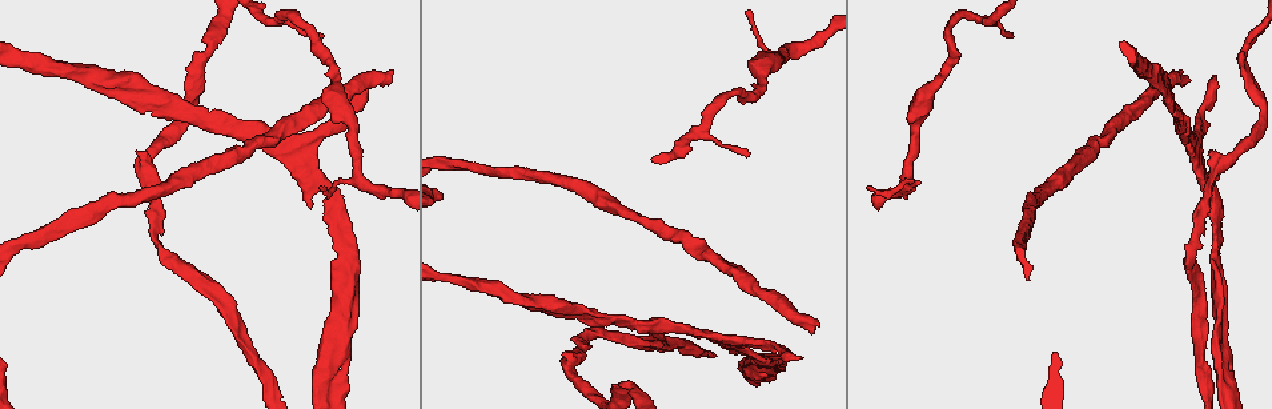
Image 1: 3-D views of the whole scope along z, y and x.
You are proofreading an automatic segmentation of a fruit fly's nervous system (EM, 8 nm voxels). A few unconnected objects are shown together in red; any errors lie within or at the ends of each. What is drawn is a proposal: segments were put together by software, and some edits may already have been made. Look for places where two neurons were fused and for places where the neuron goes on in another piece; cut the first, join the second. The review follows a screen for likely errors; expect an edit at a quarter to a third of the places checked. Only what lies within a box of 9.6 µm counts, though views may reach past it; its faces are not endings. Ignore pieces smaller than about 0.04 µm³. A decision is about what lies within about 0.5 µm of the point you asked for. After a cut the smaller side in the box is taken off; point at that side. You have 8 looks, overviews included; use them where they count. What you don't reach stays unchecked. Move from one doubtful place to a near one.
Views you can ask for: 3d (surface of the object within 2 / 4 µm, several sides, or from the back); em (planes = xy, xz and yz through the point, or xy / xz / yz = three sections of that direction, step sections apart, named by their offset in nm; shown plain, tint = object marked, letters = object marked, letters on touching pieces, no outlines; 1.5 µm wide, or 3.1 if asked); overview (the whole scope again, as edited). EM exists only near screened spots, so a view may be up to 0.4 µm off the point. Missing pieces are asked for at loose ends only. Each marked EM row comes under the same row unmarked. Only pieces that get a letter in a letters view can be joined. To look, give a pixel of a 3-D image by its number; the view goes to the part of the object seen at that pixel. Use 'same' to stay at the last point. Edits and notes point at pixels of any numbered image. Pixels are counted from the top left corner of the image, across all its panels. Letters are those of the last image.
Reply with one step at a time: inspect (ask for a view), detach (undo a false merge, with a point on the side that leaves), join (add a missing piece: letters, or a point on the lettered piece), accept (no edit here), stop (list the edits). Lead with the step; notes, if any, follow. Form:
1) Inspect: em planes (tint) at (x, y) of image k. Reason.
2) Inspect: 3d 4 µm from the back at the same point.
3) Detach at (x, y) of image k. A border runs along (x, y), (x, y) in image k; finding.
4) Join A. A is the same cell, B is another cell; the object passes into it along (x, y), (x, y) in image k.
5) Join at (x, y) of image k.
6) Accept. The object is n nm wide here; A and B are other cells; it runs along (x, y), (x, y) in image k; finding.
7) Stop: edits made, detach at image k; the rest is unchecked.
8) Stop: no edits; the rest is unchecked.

Inspect: 3d 4 µm at (818, 325) of image 1. An open end.

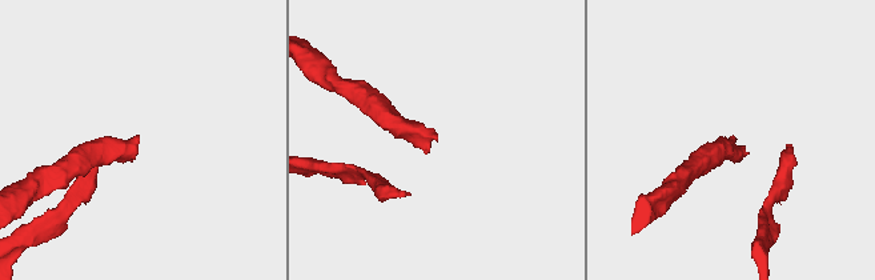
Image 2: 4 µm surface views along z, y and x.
Inspect: em planes (letters) at (137, 137) of image 2. Shape alone is not enough.

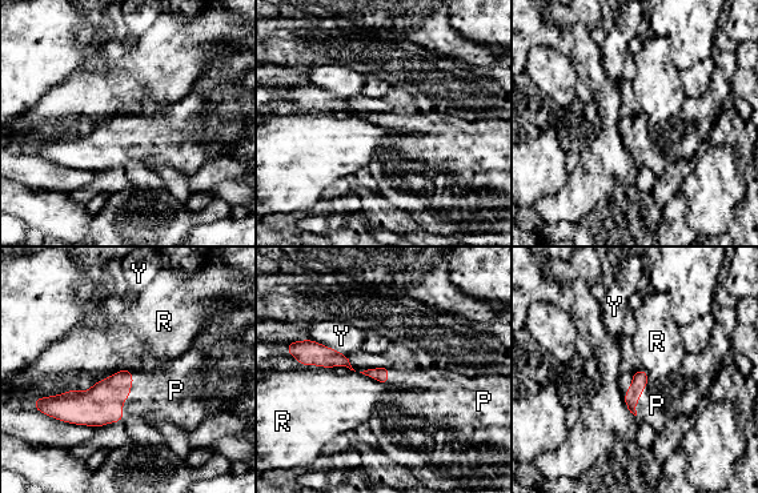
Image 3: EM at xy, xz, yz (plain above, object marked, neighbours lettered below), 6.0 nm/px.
Join P. P is the same cell, R and Y are other cells; the object passes into it along (103, 404), (129, 395), (171, 391) in image 3; it goes on there.

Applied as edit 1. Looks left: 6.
Inspect: em planes (letters) at (332, 282) of image 1. An open end.

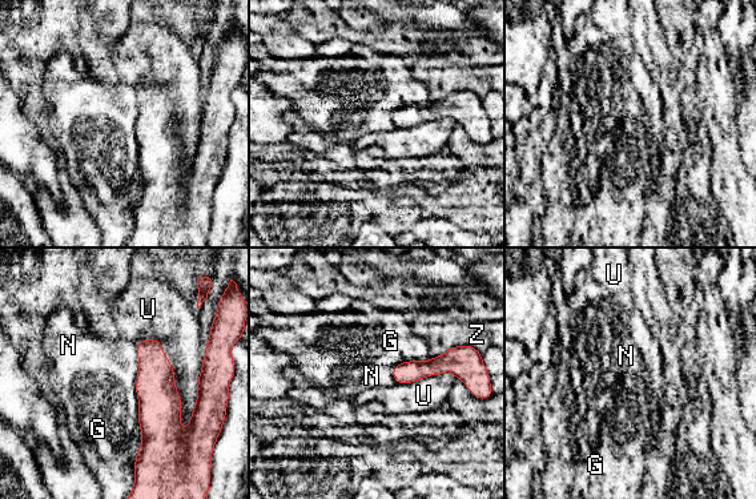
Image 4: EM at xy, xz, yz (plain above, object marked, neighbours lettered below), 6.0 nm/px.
Accept. G, N, U and Z are other cells; it runs along (220, 369), (197, 425), (140, 455) in image 4; no lettered piece goes on from it.

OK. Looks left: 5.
Inspect: 3d 4 µm from the back at (707, 335) of image 1. Three arms meet.

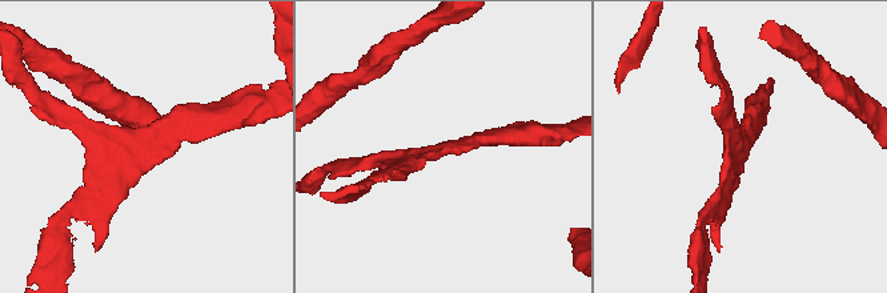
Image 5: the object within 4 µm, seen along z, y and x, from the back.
Inspect: em xy step 8 (tint) at (143, 150) of image 5.

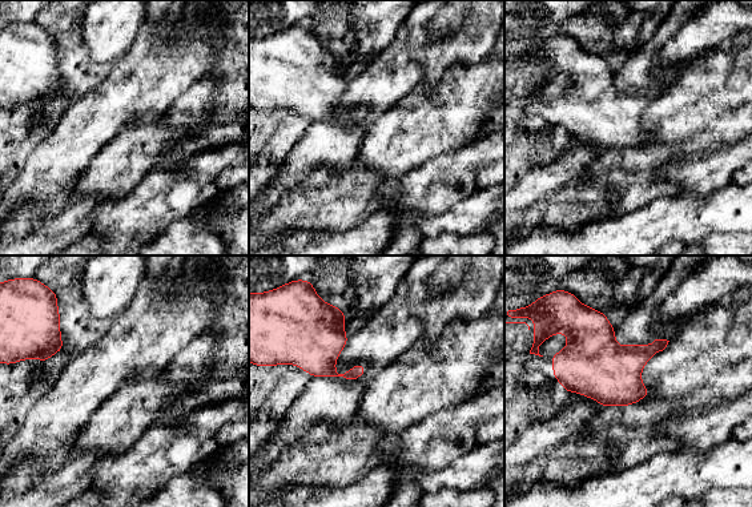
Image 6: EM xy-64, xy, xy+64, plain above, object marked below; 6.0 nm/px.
Inspect: em planes (letters) at the same point.

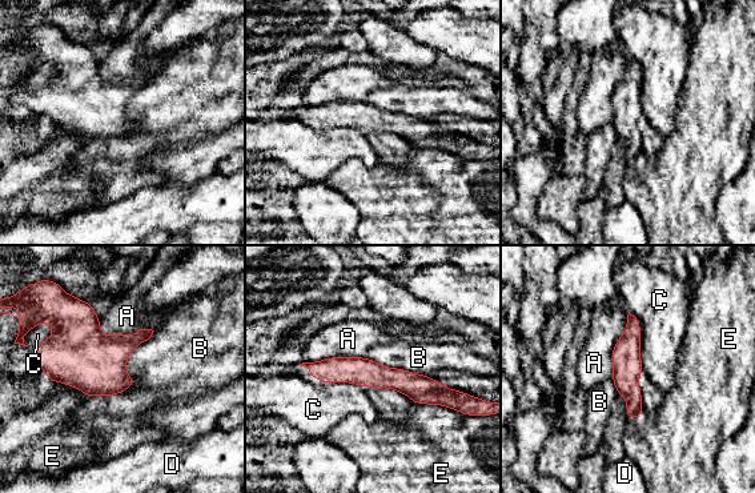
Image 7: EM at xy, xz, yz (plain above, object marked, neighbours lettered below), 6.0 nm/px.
Accept. The object is 180 nm wide here; A, B, C, D and E are other cells; all the same neuron.

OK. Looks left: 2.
Stop: edits made, join at image 3; the rest is unchecked.

